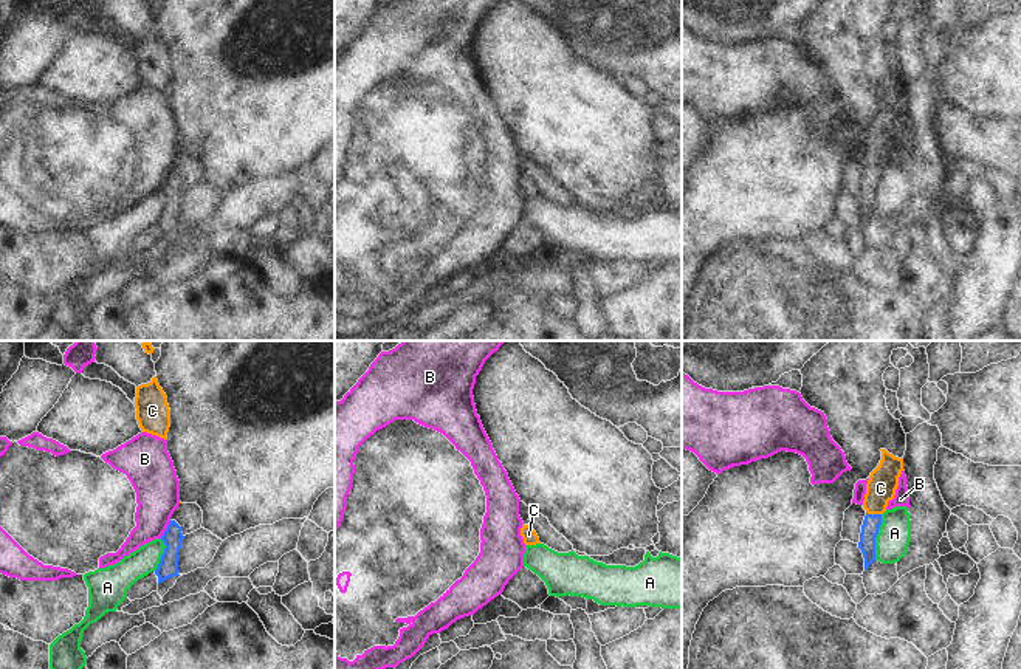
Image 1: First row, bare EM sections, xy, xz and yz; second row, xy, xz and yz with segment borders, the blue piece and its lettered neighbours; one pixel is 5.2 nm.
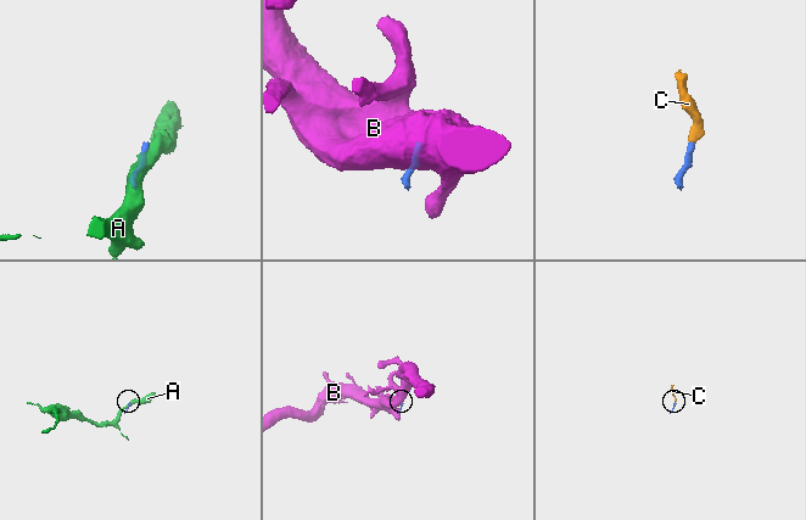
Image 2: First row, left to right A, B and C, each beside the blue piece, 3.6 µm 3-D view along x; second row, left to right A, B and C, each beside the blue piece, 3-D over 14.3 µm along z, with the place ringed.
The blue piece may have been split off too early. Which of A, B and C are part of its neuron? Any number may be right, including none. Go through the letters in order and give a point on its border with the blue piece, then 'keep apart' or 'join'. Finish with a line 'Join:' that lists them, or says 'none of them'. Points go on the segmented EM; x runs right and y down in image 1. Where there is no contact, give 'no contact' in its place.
A: yz (876, 536) | keep apart
B: xy (166, 530) | keep apart
C: yz (874, 514) | join
Join: C

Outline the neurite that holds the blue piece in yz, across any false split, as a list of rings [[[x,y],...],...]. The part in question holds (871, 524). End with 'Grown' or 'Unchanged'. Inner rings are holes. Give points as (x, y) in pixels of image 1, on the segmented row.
[[[886,449],[880,451],[882,460],[869,475],[863,500],[866,516],[858,548],[865,558],[865,570],[875,561],[875,537],[882,525],[882,514],[886,511],[888,502],[894,499],[903,471],[903,458],[894,457]]]. Grown

